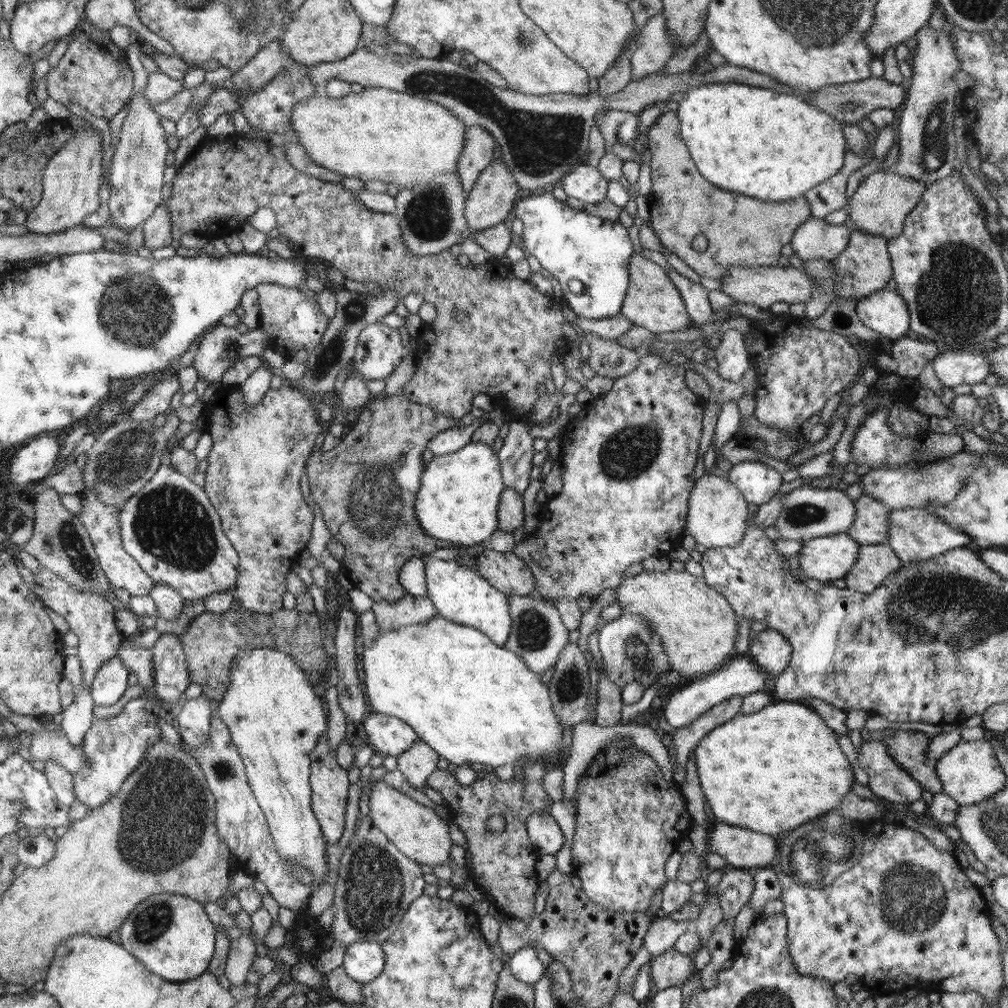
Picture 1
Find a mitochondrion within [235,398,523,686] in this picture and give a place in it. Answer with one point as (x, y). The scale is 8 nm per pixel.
(372, 502)

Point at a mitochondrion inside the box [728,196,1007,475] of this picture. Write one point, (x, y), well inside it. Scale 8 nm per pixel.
(959, 294)

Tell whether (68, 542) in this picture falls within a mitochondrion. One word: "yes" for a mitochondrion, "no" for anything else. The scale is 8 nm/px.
yes

